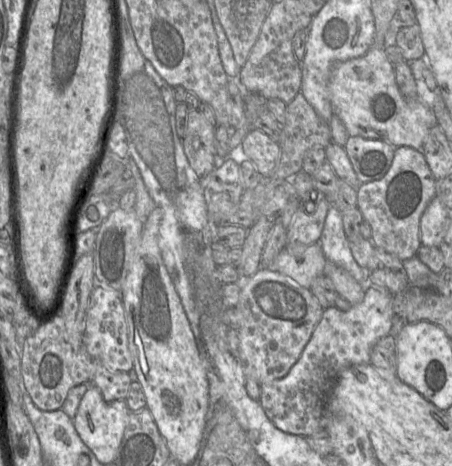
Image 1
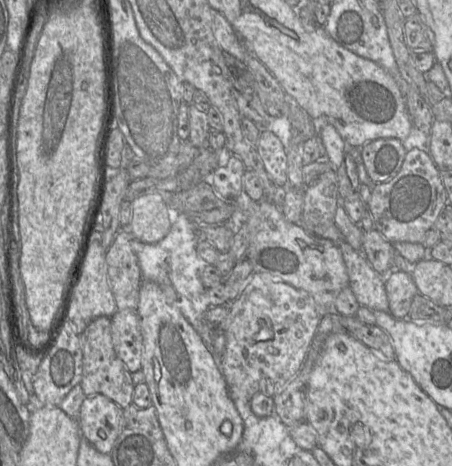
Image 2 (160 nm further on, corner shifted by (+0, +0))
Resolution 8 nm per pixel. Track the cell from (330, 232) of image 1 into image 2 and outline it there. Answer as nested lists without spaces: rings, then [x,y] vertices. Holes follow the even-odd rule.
[[[346,241],[338,244],[349,277],[349,285],[360,305],[371,310],[389,312],[389,301],[381,275],[376,272],[362,250],[353,249]]]

